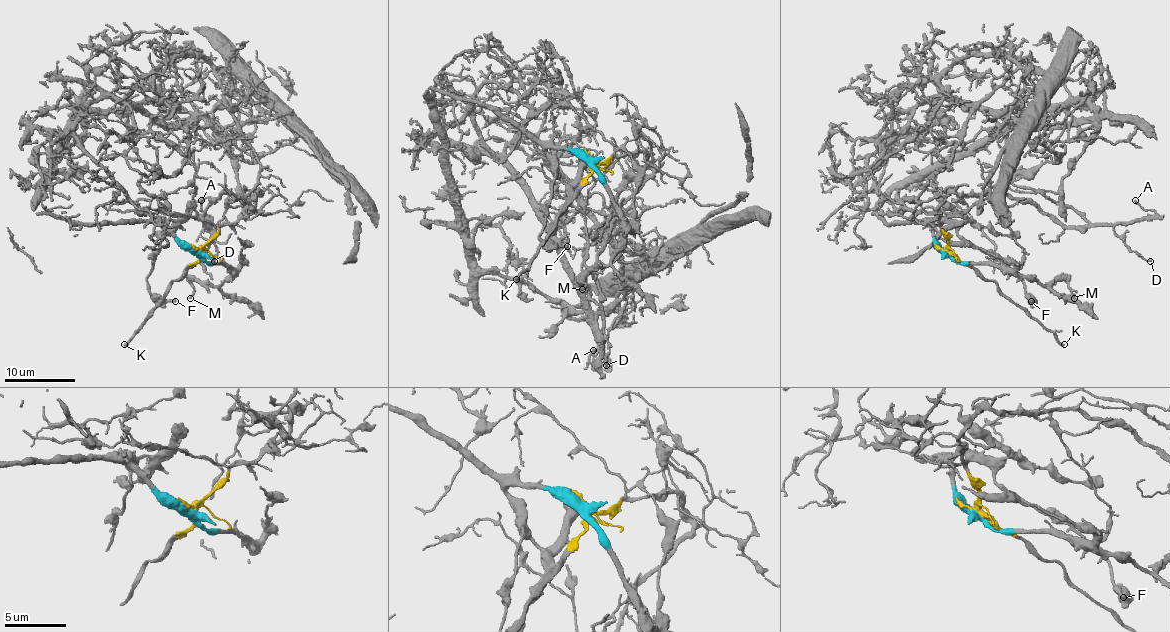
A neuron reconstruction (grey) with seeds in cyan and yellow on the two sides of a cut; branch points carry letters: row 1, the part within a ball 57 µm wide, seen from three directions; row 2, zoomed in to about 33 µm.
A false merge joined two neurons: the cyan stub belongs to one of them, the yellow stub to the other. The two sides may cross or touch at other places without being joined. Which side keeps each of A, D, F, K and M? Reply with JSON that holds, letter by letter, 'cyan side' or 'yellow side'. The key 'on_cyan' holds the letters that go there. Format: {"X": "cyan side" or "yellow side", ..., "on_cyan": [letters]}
{"A": "yellow side", "D": "yellow side", "F": "cyan side", "K": "yellow side", "M": "cyan side", "on_cyan": ["F", "M"]}

